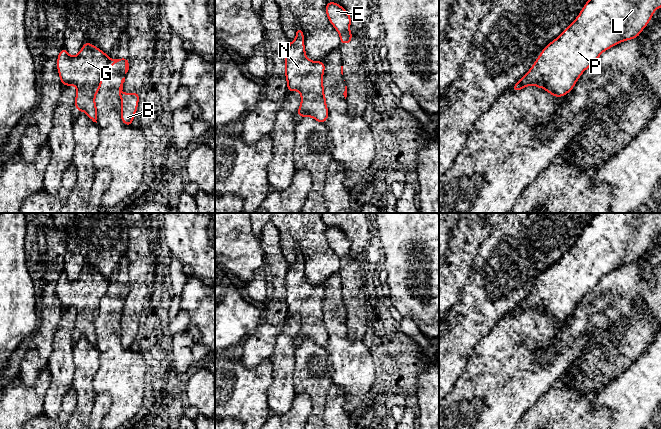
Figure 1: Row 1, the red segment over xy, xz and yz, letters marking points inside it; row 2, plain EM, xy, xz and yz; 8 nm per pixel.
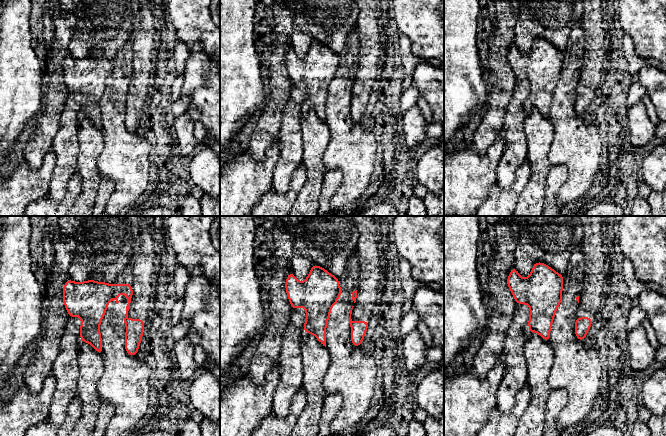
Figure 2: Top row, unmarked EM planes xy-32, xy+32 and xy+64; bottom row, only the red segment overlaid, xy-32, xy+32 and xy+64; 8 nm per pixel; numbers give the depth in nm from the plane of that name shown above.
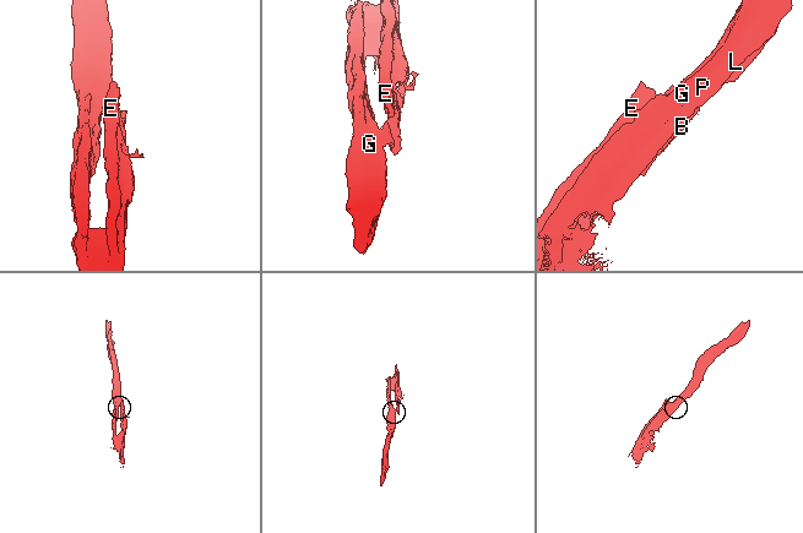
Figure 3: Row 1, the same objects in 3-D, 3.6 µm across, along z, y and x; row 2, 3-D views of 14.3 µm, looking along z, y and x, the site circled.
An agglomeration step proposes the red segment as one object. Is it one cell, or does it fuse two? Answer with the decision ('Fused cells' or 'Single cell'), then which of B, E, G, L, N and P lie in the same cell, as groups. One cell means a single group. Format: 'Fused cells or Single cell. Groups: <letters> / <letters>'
Fused cells. Groups: B E / G L N P

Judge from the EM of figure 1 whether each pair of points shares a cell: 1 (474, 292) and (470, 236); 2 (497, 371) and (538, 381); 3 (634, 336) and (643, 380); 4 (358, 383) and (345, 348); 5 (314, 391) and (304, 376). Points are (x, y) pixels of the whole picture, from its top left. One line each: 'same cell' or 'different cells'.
1: different cells
2: same cell
3: different cells
4: same cell
5: same cell

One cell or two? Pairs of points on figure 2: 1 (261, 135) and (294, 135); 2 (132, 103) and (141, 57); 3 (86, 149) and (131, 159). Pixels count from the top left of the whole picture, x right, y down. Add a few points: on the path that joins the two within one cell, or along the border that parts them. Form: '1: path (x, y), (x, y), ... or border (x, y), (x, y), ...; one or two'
1: border (282, 112), (279, 132), (276, 138); two
2: path (136, 92), (141, 79), (141, 68); one
3: border (102, 130), (104, 145), (97, 159), (99, 175); two

